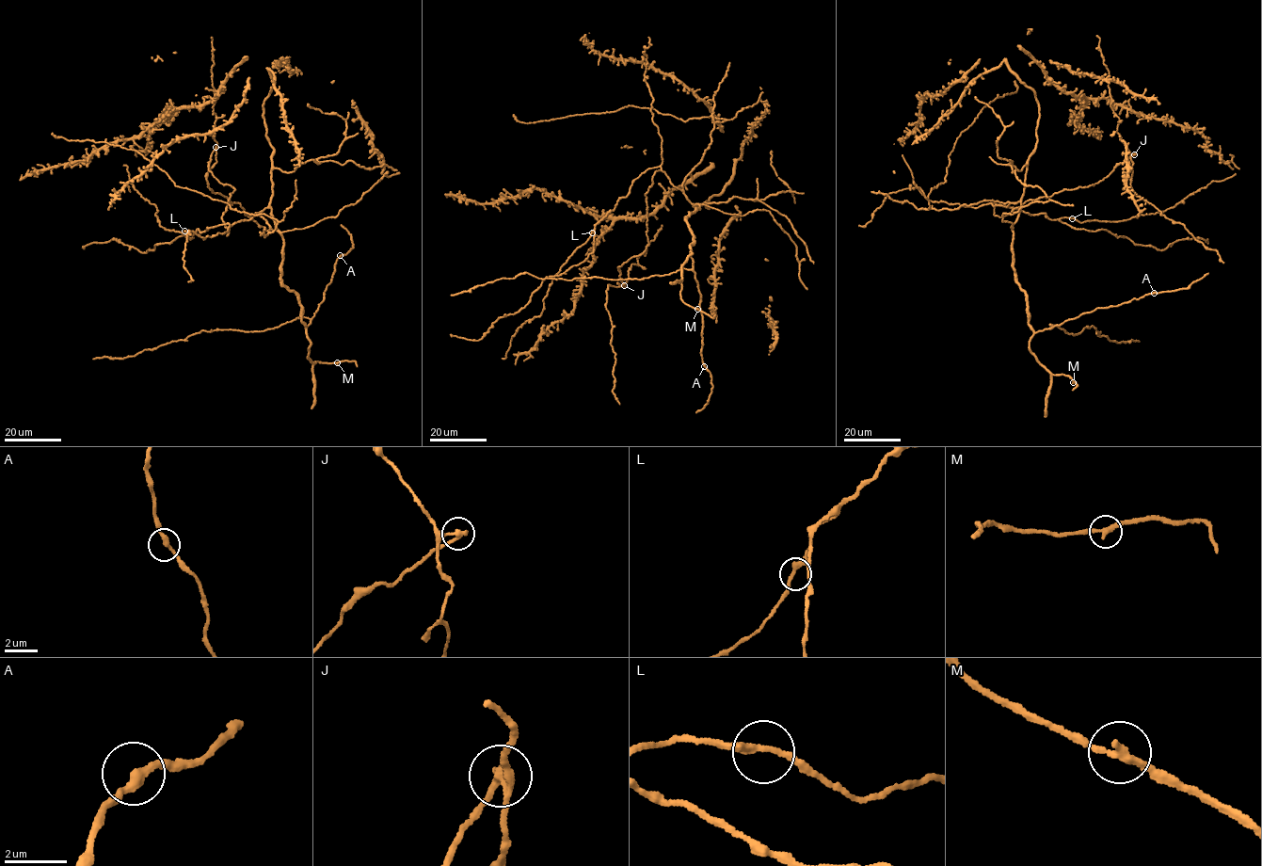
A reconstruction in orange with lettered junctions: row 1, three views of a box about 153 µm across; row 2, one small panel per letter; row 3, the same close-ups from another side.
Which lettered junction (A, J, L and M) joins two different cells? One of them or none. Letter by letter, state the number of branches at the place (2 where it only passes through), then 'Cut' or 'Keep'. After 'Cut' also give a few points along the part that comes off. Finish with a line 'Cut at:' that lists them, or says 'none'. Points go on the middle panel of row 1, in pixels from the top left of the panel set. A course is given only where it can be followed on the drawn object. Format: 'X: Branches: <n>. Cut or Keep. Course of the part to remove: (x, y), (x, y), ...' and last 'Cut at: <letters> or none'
A: Branches: 2. Keep
J: Branches: 2. Cut. Course of the part to remove: (624, 285), (609, 285), (606, 293), (615, 355), (612, 391), (619, 404)
L: Branches: 2. Keep
M: Branches: 2. Keep
Cut at: J

